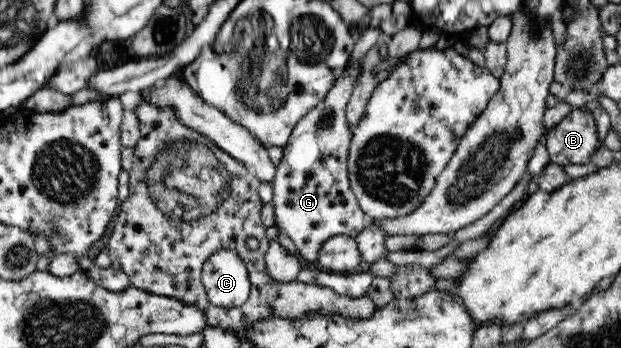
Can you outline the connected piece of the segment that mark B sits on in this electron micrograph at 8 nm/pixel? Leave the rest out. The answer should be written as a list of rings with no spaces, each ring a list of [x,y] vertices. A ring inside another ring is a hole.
[[[574,108],[562,121],[549,128],[543,138],[543,144],[546,146],[552,162],[562,166],[588,165],[592,161],[594,151],[602,145],[598,138],[598,129],[596,128],[596,119],[592,112],[583,108]]]

